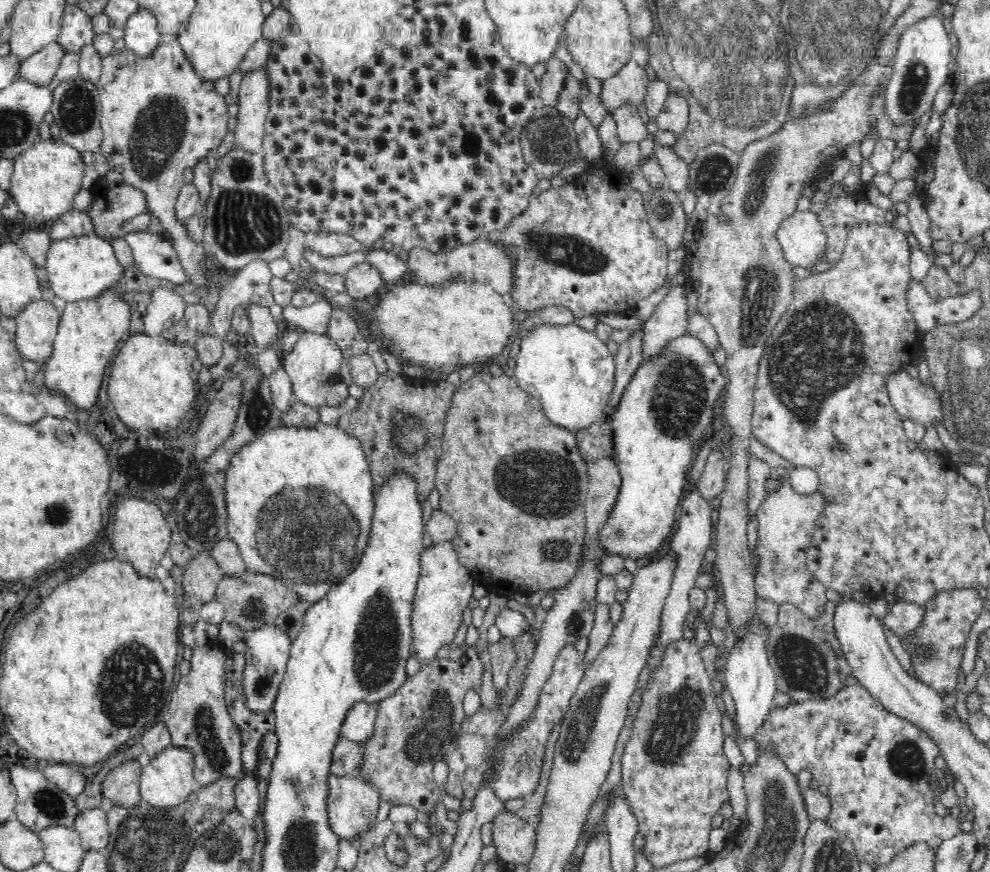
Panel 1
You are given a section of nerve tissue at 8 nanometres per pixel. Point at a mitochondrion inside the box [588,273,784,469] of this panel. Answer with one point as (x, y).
(679, 399)

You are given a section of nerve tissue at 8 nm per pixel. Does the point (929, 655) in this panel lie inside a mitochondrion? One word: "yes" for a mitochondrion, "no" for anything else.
yes

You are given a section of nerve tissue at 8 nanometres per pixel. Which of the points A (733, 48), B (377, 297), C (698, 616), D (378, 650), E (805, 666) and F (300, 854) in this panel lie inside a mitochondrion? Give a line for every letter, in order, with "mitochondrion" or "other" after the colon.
A: mitochondrion
B: other
C: other
D: mitochondrion
E: mitochondrion
F: mitochondrion

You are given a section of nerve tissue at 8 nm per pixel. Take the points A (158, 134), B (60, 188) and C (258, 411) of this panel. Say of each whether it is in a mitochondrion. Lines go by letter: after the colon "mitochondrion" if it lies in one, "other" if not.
A: mitochondrion
B: other
C: mitochondrion

